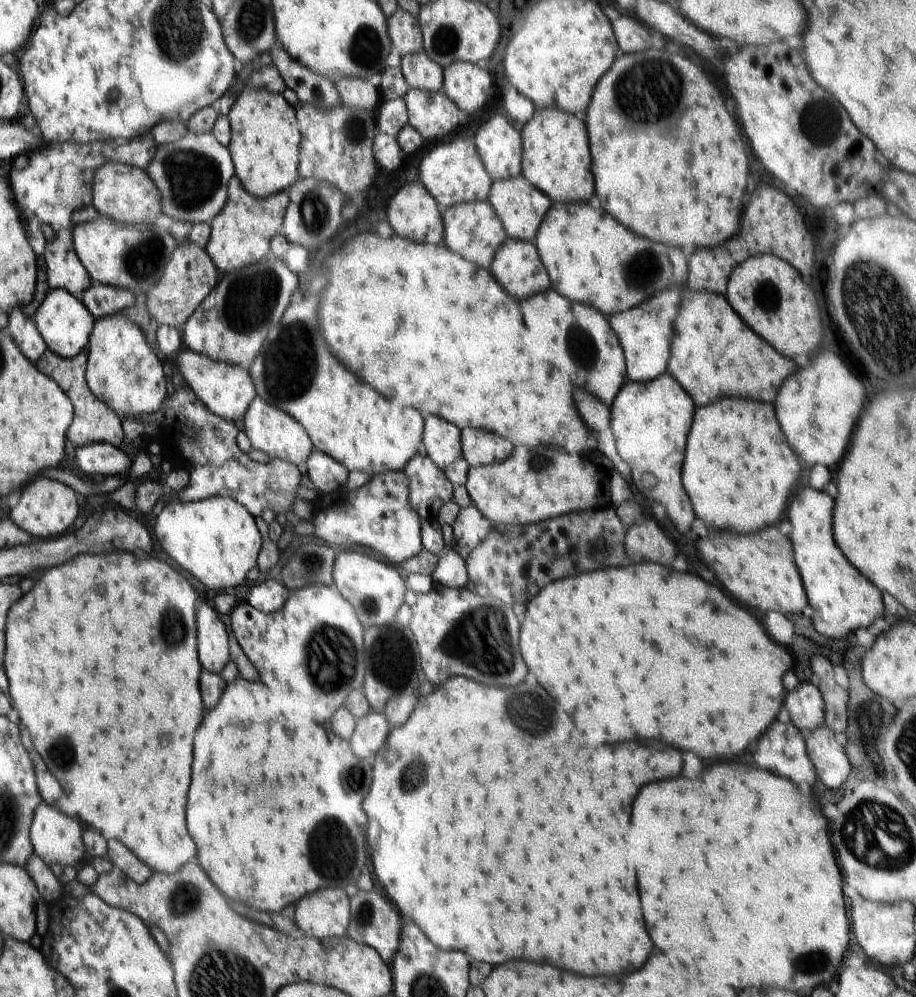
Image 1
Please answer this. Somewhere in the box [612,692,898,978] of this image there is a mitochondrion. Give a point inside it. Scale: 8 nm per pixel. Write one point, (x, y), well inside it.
(866, 709)

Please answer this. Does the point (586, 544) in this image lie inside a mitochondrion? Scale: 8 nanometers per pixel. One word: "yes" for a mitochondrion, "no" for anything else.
yes

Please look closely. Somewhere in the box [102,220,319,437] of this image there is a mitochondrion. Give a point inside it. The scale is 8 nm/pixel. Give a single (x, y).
(250, 300)

